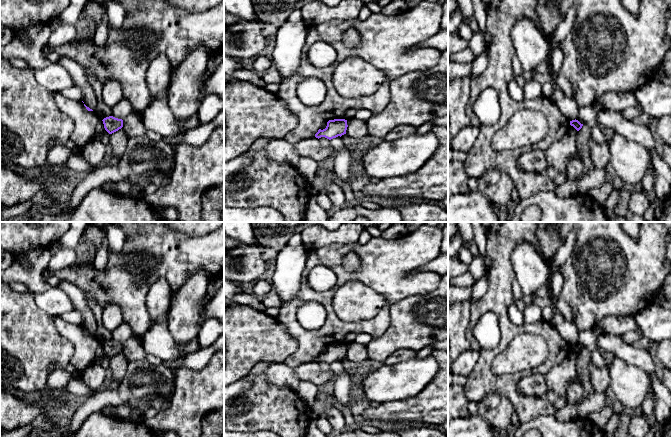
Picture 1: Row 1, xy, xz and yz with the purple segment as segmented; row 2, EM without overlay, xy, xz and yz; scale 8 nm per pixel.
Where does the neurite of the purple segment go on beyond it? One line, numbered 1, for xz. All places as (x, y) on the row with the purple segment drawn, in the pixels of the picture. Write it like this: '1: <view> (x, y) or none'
1: none

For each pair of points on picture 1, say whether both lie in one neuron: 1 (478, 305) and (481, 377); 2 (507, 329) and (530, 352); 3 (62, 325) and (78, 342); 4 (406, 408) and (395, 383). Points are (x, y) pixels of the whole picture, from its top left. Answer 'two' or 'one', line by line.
1: one
2: two
3: one
4: two

